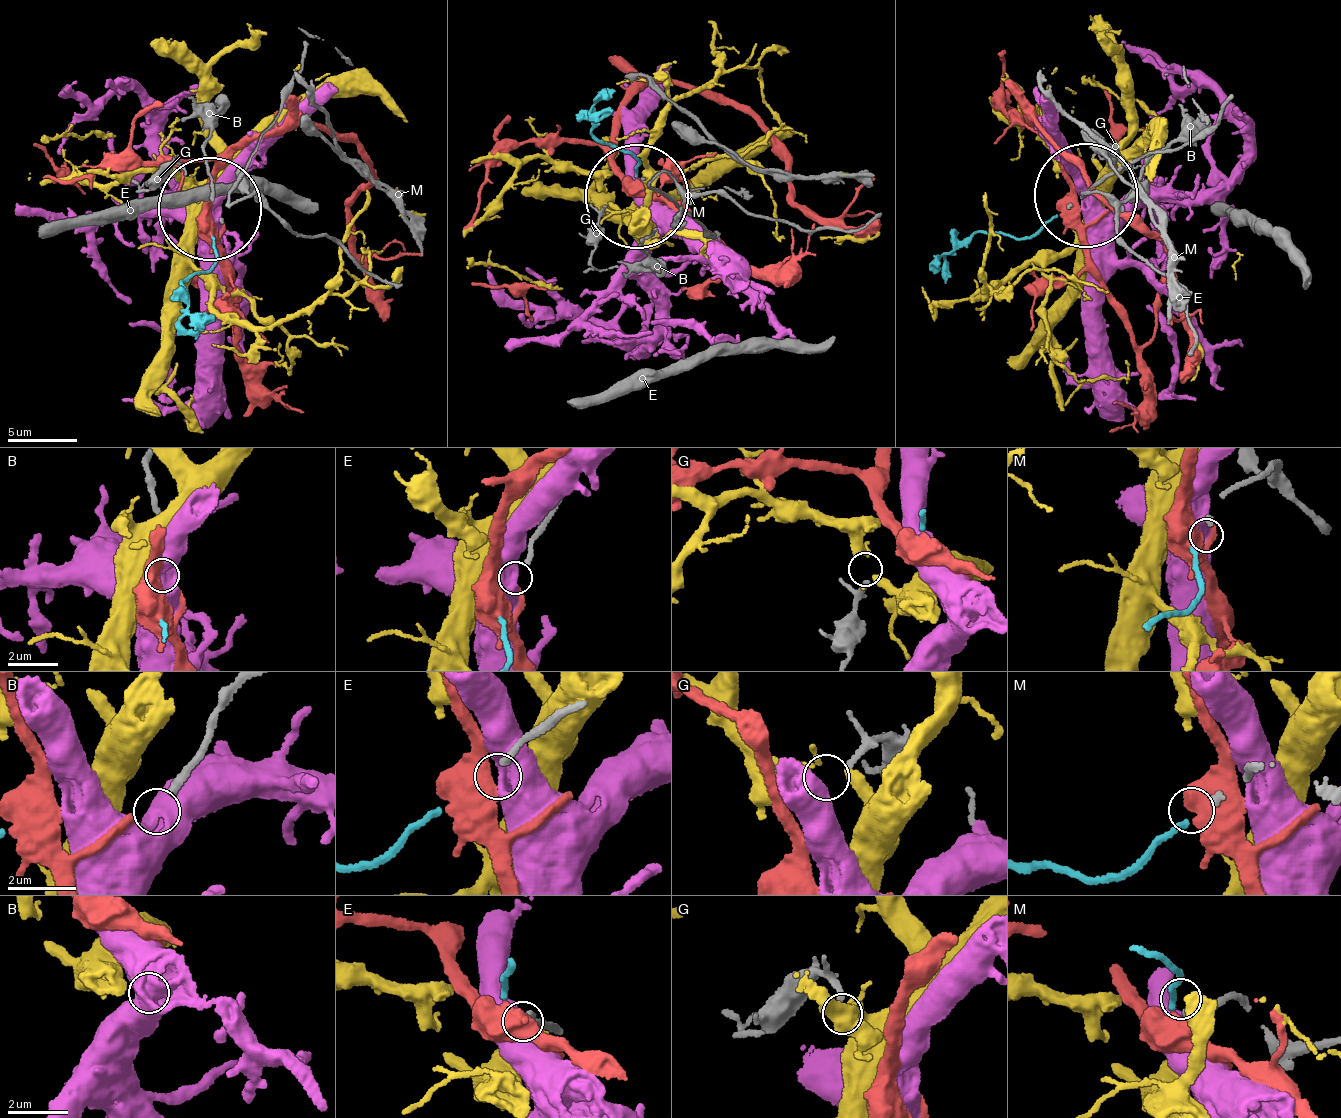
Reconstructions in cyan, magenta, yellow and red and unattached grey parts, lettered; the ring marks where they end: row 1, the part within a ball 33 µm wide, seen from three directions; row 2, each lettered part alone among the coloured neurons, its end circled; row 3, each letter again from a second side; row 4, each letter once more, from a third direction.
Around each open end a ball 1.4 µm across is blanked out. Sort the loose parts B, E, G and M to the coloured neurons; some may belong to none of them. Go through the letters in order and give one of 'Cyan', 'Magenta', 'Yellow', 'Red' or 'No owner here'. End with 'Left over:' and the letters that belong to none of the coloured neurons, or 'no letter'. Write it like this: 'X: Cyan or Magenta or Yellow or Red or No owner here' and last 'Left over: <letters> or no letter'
B: Red
E: No owner here
G: No owner here
M: No owner here
Left over: E, G, M

